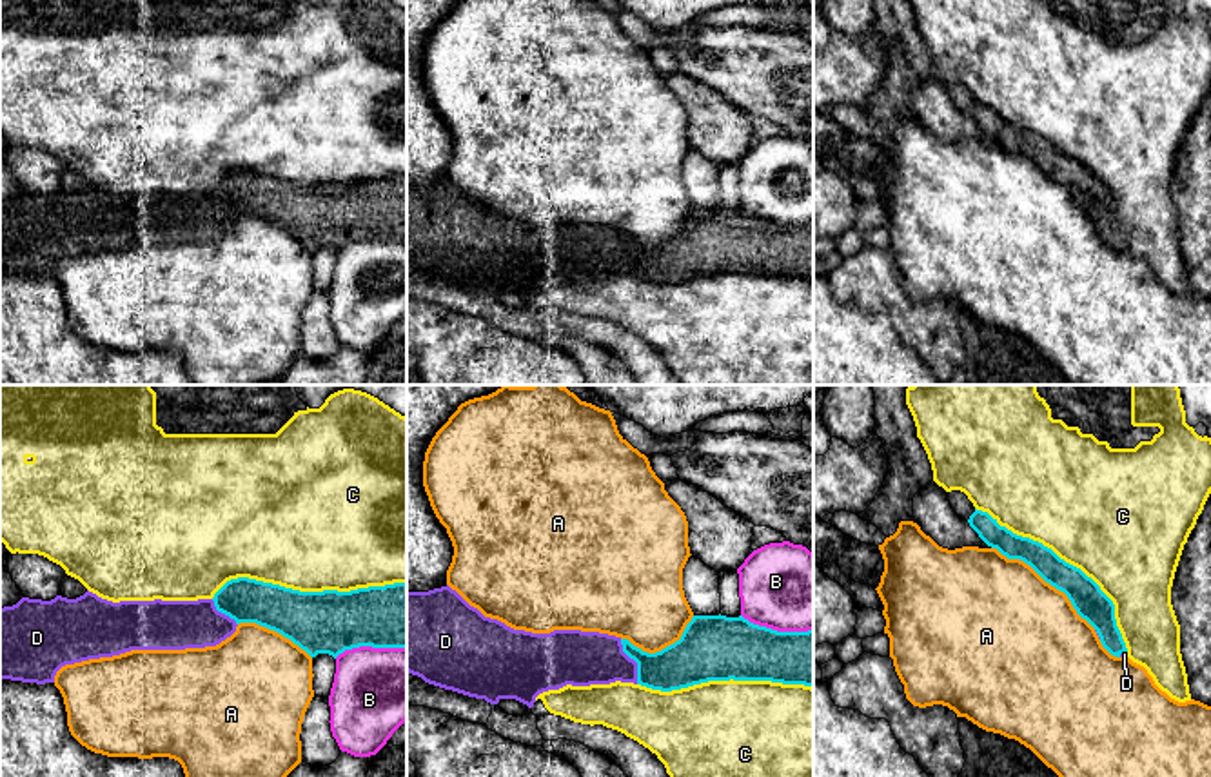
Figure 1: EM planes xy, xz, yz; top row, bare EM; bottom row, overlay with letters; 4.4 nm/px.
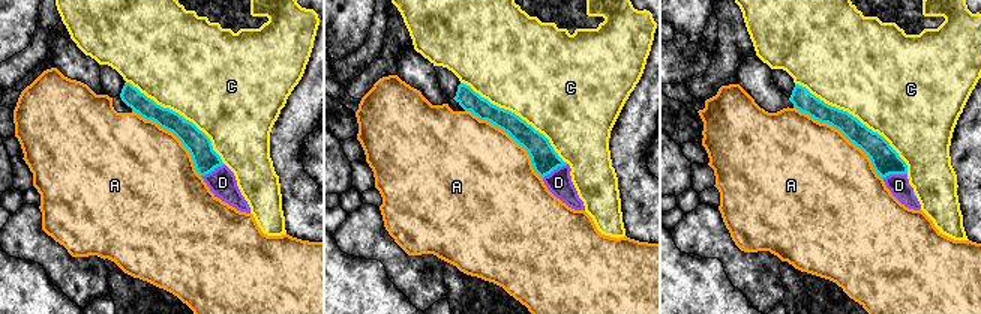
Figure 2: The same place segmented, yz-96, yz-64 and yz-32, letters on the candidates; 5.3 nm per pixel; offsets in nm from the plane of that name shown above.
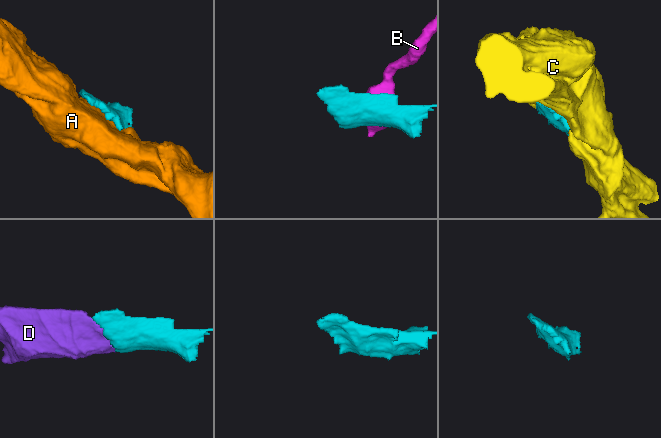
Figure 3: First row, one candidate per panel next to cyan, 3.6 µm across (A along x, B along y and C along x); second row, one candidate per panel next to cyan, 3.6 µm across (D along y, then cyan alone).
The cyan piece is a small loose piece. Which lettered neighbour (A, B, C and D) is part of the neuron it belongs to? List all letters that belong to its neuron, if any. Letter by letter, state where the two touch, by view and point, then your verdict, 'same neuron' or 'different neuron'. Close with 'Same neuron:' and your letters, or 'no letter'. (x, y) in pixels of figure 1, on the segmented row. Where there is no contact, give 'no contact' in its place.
A: yz (1046, 581) | different neuron
B: xz (776, 630) | different neuron
C: xy (307, 592) | different neuron
D: xz (634, 659) | same neuron
Same neuron: D

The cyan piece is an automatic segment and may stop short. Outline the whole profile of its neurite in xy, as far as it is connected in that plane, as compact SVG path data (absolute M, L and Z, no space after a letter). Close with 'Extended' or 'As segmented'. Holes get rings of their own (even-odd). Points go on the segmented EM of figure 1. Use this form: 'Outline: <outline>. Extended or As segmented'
Outline: M249 577L227 581L212 599L198 601L120 601L113 603L85 592L76 599L56 595L51 601L22 597L0 608L0 679L54 683L65 664L113 657L131 650L185 650L216 646L236 632L240 623L256 623L290 639L310 657L345 650L407 648L407 583L369 586L350 592L300 592Z. Extended

